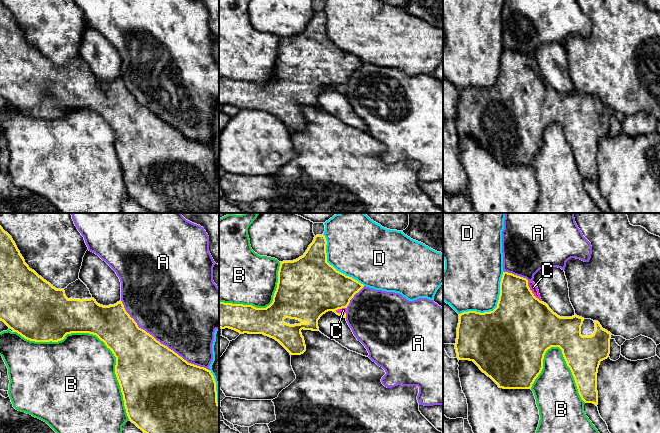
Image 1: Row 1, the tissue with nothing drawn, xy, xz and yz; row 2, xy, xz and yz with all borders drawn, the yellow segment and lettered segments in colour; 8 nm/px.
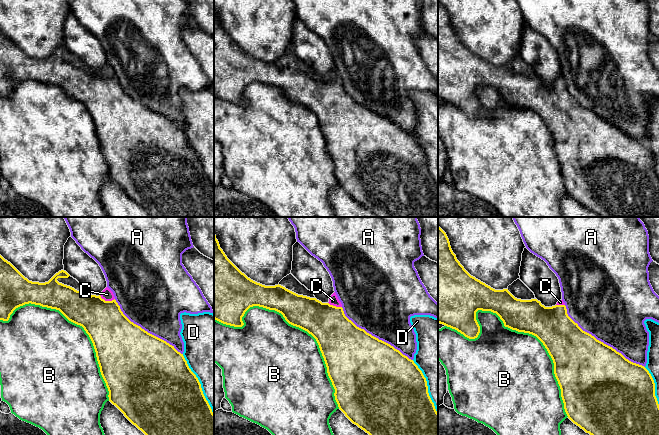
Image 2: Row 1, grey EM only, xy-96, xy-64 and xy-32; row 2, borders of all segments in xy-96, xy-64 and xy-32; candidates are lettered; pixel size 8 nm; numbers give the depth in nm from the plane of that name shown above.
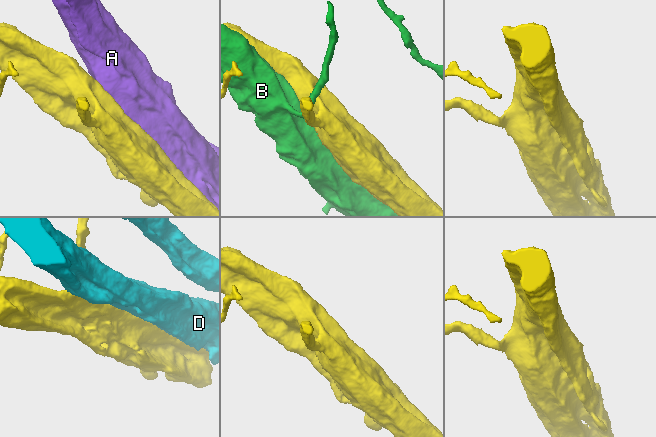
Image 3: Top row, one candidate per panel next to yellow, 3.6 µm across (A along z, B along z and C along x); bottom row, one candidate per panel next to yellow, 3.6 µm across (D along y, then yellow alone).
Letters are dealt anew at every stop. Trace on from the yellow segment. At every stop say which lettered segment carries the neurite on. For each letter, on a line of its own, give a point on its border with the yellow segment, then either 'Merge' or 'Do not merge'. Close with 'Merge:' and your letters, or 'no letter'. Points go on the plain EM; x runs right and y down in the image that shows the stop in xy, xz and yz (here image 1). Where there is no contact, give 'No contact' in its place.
A: Touches yellow at xy (160, 119). Do not merge
B: Touches yellow at xy (97, 112). Do not merge
C: Touches yellow at yz (531, 68). Merge
D: Touches yellow at yz (496, 83). Do not merge
Merge: C

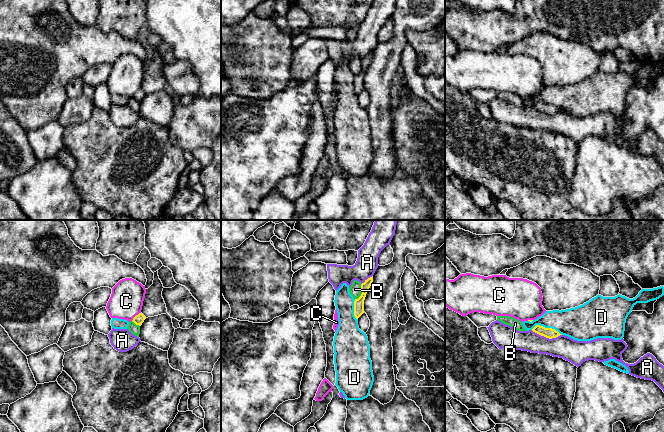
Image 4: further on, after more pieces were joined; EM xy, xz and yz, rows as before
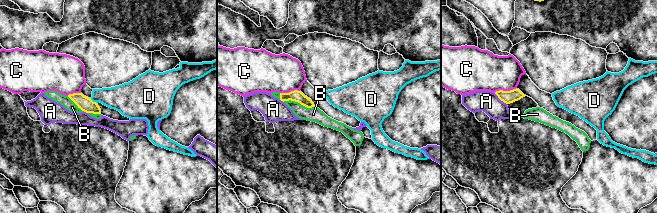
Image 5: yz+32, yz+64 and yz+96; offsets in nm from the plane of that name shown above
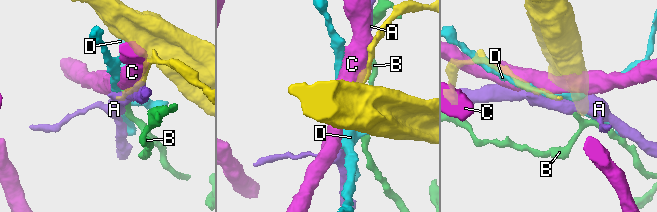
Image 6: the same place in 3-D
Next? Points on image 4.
A: Touches yellow at yz (546, 113). Do not merge
B: Touches yellow at xz (361, 67). Do not merge
C: Touches yellow at xy (135, 92). Do not merge
D: Touches yellow at yz (546, 104). Do not merge
Merge: no letter

